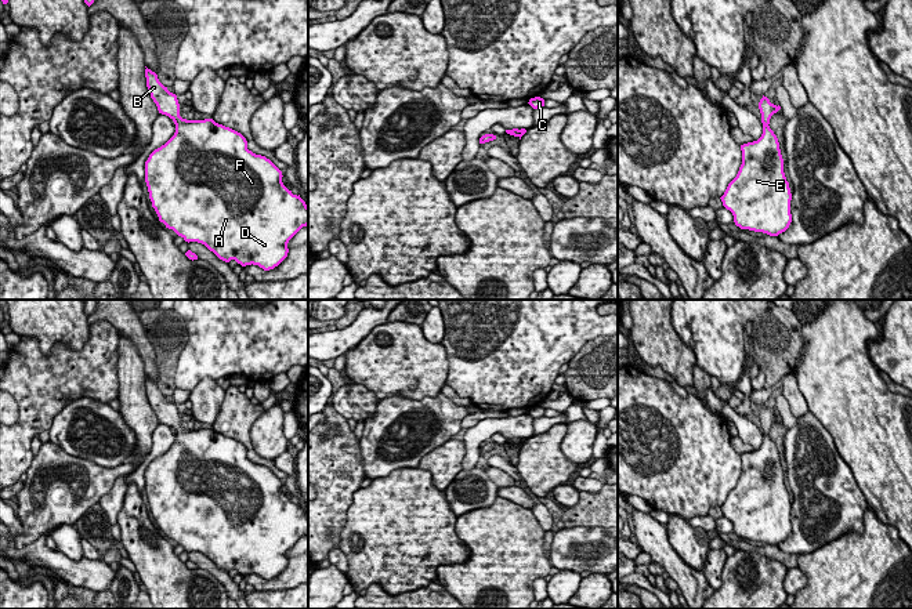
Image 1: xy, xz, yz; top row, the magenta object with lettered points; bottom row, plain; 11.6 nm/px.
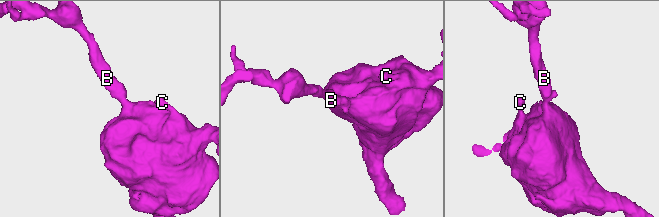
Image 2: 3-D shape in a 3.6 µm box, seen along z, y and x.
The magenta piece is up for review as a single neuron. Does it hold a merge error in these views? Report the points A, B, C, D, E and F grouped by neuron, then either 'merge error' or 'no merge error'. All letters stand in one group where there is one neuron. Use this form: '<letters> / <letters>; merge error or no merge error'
A B C D E F; no merge error

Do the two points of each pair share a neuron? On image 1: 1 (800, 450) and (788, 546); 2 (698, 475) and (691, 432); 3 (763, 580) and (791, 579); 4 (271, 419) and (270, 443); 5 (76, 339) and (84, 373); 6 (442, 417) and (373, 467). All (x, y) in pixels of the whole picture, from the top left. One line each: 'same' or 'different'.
1: same
2: same
3: different
4: same
5: different
6: same

